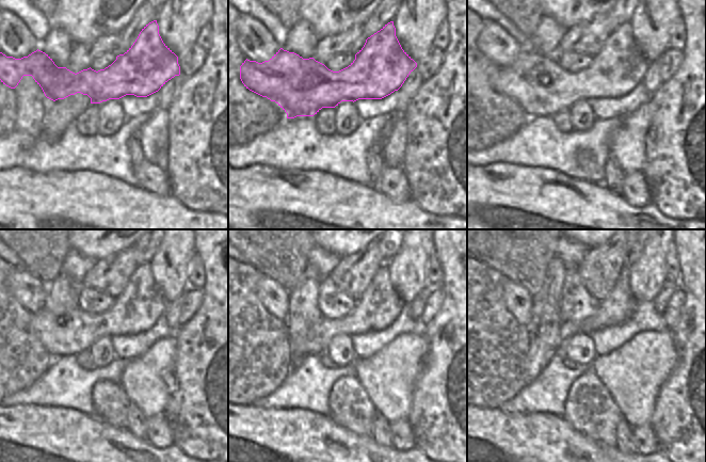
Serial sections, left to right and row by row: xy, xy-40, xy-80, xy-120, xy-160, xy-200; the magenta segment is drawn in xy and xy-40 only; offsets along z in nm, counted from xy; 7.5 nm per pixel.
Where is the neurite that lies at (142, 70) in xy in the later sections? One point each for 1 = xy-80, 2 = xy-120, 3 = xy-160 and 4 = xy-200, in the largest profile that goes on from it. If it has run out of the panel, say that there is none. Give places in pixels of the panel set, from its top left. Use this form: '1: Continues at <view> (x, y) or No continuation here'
1: Continues at xy-80 (542, 88)
2: Continues at xy-120 (62, 331)
3: Continues at xy-160 (379, 306)
4: Continues at xy-200 (618, 306).

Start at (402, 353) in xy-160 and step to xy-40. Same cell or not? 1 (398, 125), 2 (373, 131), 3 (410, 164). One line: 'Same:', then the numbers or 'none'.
Same: 1

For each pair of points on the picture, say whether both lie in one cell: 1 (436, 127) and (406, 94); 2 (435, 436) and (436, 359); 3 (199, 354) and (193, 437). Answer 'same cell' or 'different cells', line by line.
1: different cells
2: same cell
3: same cell

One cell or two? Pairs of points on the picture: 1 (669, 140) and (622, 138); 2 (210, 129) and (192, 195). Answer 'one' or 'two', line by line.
1: two
2: one

